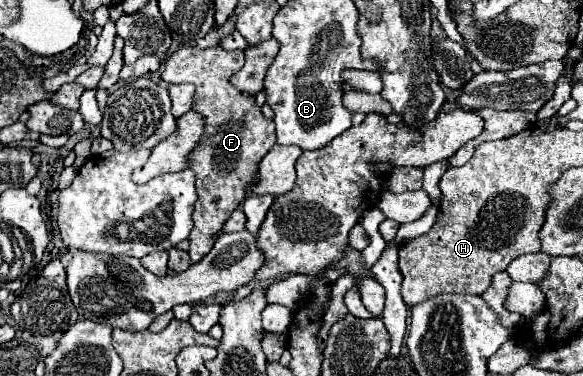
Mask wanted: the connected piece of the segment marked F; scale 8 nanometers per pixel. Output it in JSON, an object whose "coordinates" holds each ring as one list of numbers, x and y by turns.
{"coordinates":[[221,46,179,48,163,60,161,78,167,84,191,82,195,86,193,110,205,118,203,140,189,154,189,168,195,172,197,202,193,212,193,230,189,234,189,256,199,262,215,244,213,236,221,232,235,208,243,204,247,192,259,182,259,162,275,146,275,124,261,114,251,94,237,90,229,78,243,66,243,50,227,52]]}

